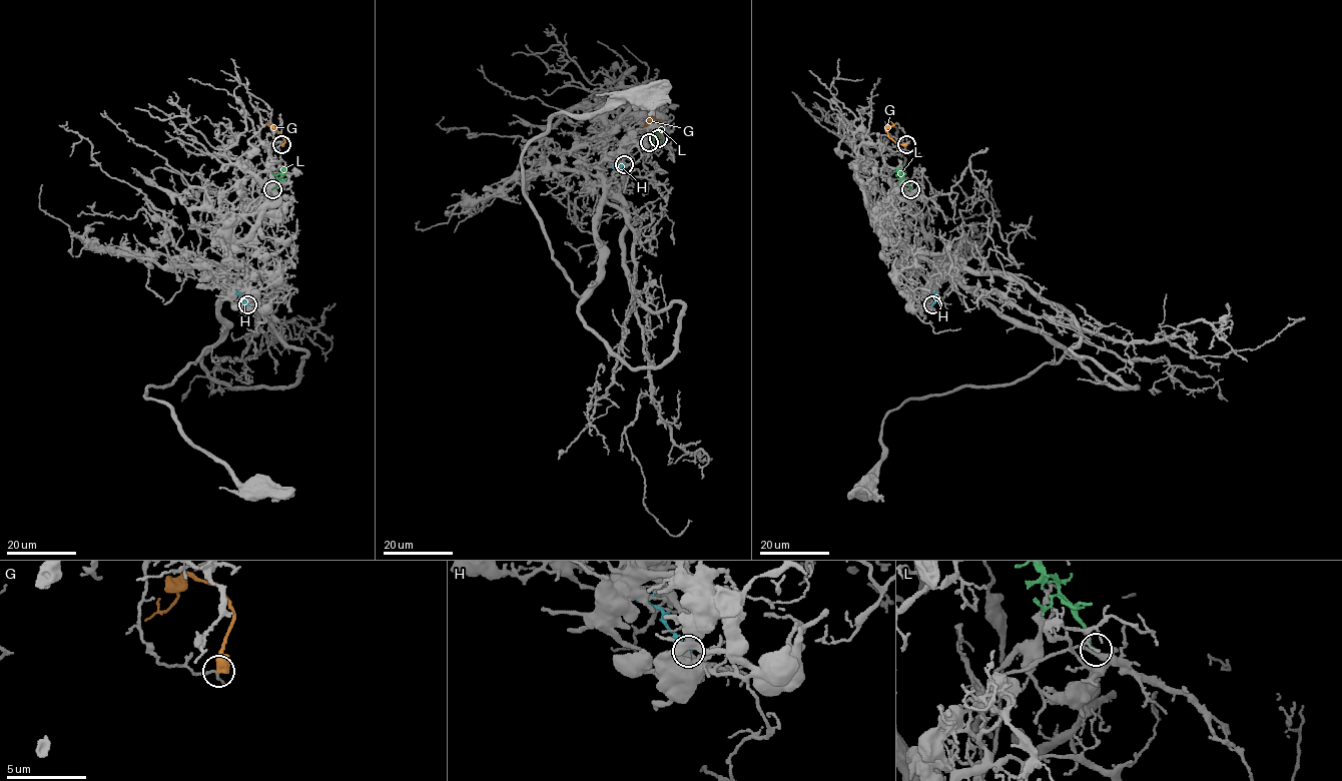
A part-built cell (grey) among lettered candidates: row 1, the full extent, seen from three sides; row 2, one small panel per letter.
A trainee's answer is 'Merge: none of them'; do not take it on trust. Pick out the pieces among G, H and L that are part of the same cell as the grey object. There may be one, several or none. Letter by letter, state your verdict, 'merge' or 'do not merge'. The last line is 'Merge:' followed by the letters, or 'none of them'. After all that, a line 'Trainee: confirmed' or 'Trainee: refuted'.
G: do not merge
H: do not merge
L: do not merge
Merge: none of them
Trainee: confirmed

